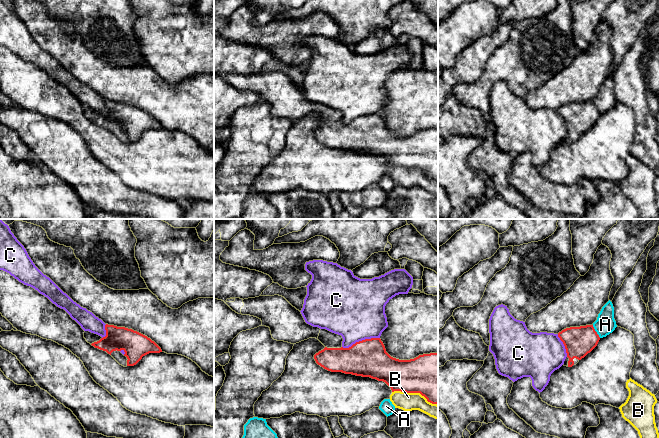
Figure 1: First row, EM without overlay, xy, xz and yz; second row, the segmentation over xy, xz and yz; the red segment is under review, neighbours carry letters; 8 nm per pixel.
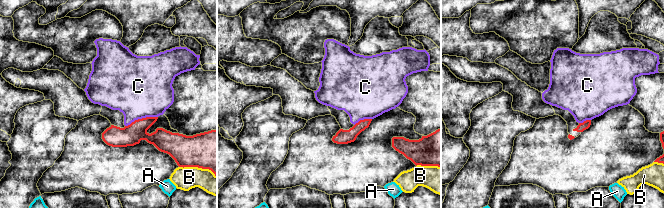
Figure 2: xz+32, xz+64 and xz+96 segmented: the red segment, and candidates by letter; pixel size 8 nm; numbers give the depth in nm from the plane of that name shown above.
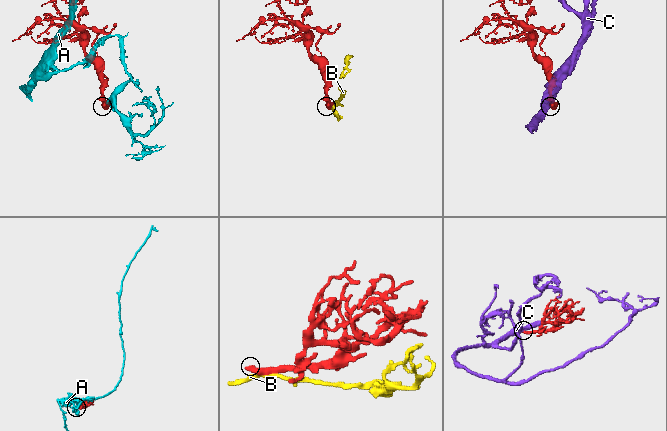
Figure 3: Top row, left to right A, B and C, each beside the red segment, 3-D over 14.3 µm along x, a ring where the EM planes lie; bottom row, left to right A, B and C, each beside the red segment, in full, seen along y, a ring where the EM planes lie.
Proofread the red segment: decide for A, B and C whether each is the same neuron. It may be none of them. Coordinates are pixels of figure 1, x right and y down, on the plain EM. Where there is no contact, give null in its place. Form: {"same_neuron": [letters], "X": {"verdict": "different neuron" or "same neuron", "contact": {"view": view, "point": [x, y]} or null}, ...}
{"same_neuron": [], "A": {"verdict": "different neuron", "contact": {"view": "yz", "point": [595, 107]}}, "B": {"verdict": "different neuron", "contact": {"view": "xz", "point": [415, 168]}}, "C": {"verdict": "different neuron", "contact": {"view": "xz", "point": [360, 117]}}}

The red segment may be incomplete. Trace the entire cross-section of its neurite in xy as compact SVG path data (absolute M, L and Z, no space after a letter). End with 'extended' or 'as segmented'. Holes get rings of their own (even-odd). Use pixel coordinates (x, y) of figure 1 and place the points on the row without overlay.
M106 100L105 106L106 112L103 114L89 107L84 108L84 114L95 124L106 127L124 143L136 141L149 129L162 128L154 117L132 105Z | extended

